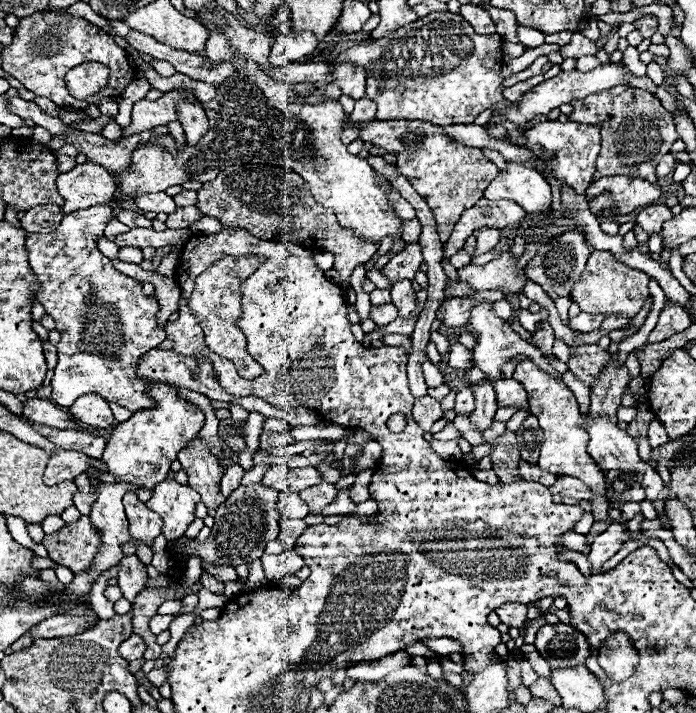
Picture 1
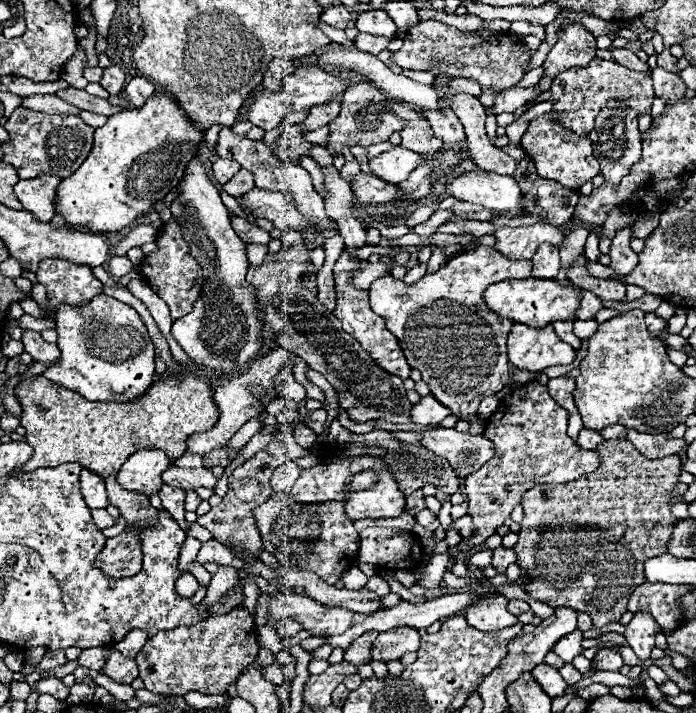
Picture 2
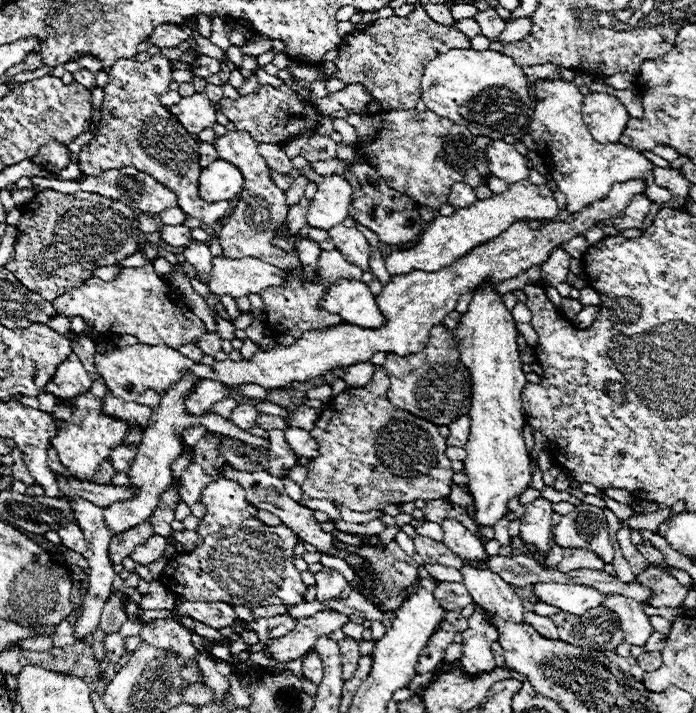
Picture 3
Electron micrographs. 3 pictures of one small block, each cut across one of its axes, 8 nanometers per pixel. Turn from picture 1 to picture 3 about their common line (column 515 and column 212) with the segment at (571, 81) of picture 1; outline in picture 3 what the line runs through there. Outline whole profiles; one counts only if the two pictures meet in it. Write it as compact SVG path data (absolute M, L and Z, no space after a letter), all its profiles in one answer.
M192 94L182 98L178 104L168 106L168 110L190 134L200 134L204 128L216 124L216 108L206 98L206 94Z

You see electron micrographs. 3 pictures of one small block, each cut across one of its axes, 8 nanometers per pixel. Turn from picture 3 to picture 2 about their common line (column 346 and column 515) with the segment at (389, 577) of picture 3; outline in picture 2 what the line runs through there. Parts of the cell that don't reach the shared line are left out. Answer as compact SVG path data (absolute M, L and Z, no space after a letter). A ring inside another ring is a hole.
M606 440L598 448L598 454L602 466L596 472L580 476L578 480L566 484L536 484L524 494L524 518L518 532L520 540L514 546L520 570L528 572L528 584L524 584L524 592L552 608L570 606L576 612L590 614L594 628L602 628L610 622L620 620L620 616L626 612L628 596L638 584L644 582L644 560L660 556L660 552L668 552L666 544L672 536L672 528L676 522L670 512L668 500L674 498L672 486L678 482L680 474L680 456L650 460L636 452L636 448L628 444L628 440ZM614 552L618 552L618 568L598 568L606 566L608 558L612 558ZM586 564L594 564L594 572L582 572L586 570Z

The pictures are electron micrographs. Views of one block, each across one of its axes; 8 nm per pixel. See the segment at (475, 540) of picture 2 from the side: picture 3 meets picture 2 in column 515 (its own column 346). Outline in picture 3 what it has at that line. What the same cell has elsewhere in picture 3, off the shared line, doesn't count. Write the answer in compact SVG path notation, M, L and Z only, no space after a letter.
M376 366L374 378L362 388L348 388L344 394L326 402L326 408L320 412L312 436L320 440L320 456L310 460L308 478L300 486L304 494L318 500L330 500L336 506L346 506L352 512L372 512L384 510L388 504L404 504L414 500L438 500L448 496L452 482L450 460L446 458L446 440L438 434L438 426L412 416L406 410L396 408L388 400L390 380L386 372Z

